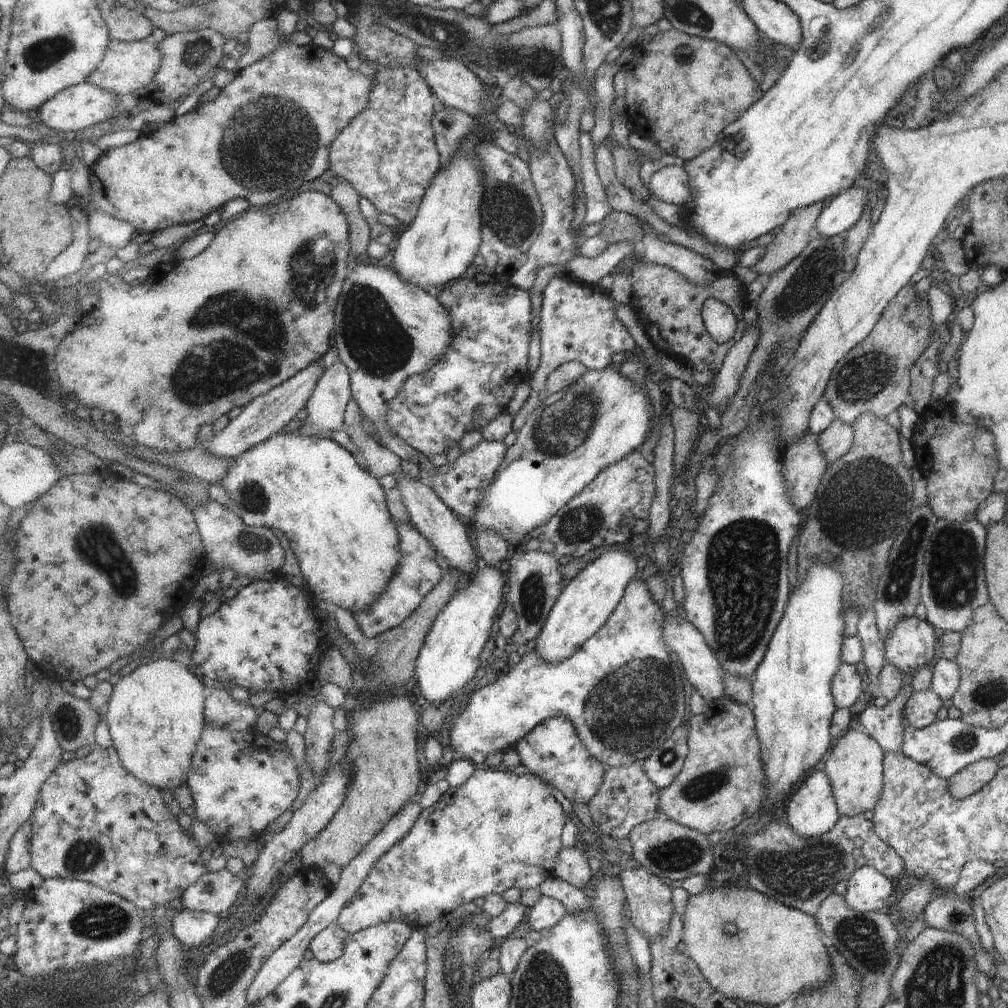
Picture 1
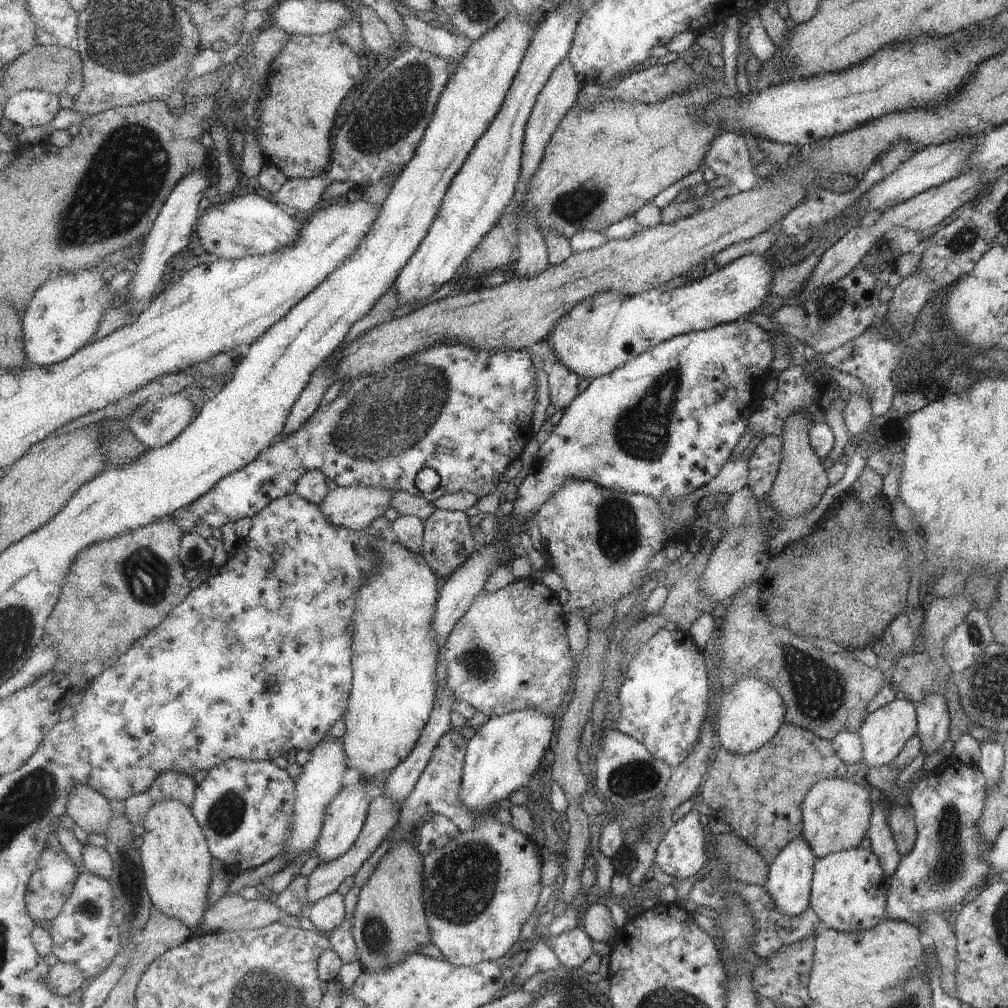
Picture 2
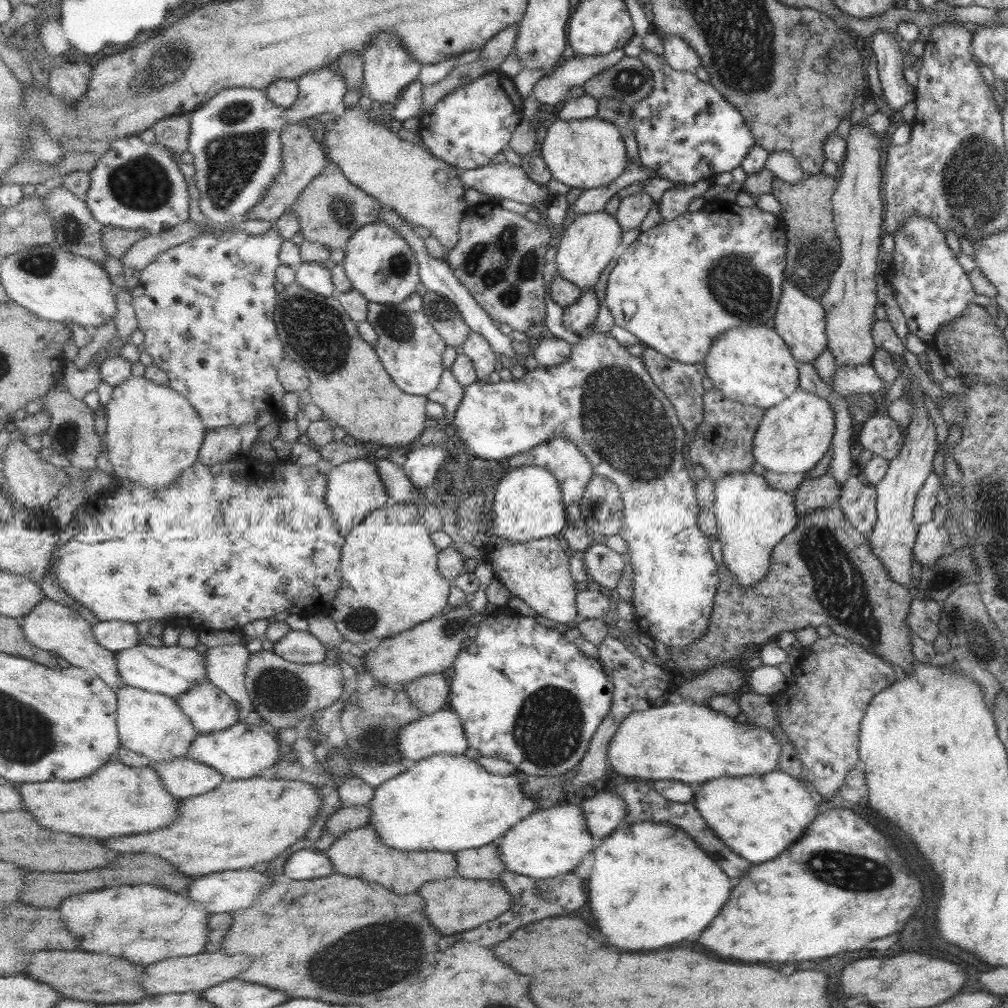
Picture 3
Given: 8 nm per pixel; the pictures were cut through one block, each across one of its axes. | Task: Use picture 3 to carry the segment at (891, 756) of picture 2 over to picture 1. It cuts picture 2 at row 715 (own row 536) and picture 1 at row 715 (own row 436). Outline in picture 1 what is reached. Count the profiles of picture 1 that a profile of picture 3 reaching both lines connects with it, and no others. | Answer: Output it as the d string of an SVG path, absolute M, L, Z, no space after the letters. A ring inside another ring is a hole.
M931 688L912 691L903 713L910 726L921 729L937 720L937 712L942 706L942 699Z

